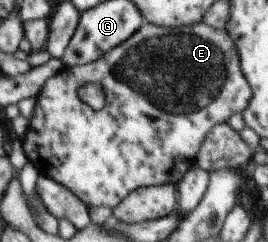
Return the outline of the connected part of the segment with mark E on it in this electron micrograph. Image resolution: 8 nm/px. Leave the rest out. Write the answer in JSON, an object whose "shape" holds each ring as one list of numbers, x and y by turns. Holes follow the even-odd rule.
{"shape":[[144,21,134,36,125,40,120,46,114,47,104,57,74,68,64,66,58,74,51,76,44,83,40,94,35,100,35,109,33,116,29,120,29,127,22,138,23,149,28,161,32,162,40,175,50,176,52,180,69,188,87,207,108,207,112,210,138,187,165,185,168,183,176,184,185,176,189,168,195,164,197,154,202,148,206,135,217,125,227,123,232,114,246,110,252,95,252,89,241,71,237,48,224,29,216,30,202,21,190,26,174,28,159,27],[88,82,100,83,106,93,106,105,101,110,92,109,78,97,78,89,88,84]]}

